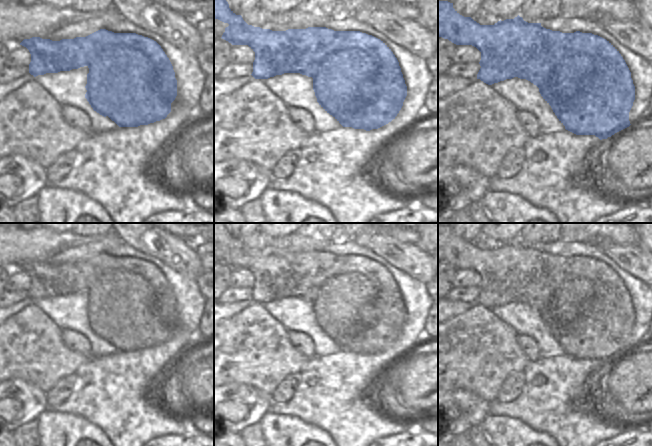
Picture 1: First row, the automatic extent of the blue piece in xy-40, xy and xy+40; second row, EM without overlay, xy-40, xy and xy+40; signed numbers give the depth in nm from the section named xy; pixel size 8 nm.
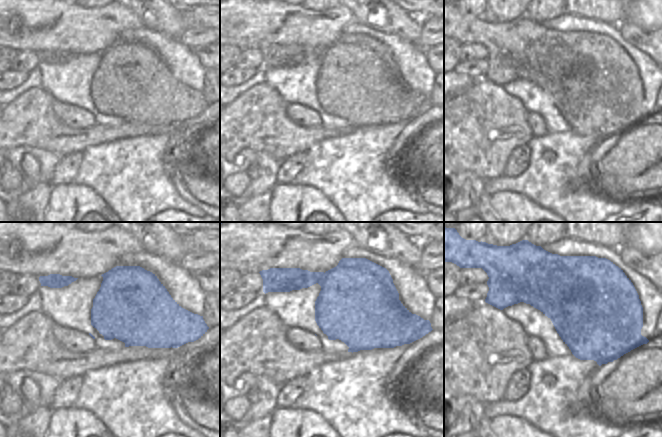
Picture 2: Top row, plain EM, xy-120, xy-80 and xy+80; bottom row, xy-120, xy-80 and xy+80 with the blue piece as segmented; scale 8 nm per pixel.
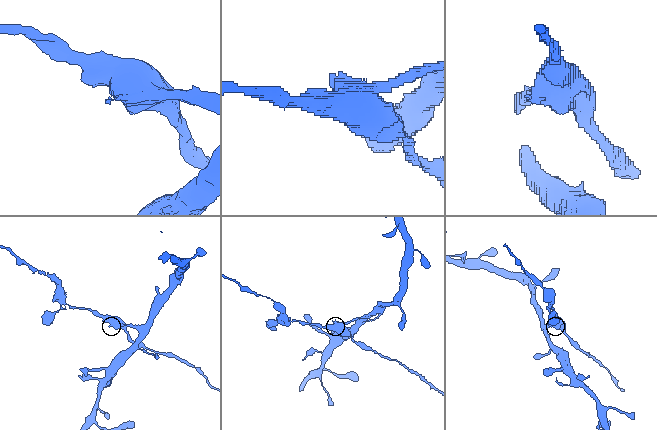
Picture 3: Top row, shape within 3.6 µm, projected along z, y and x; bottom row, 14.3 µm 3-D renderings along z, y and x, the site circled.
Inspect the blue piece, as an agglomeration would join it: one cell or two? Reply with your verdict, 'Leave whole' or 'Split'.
Split

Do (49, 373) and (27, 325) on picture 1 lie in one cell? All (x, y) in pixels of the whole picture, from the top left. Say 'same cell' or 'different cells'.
same cell

